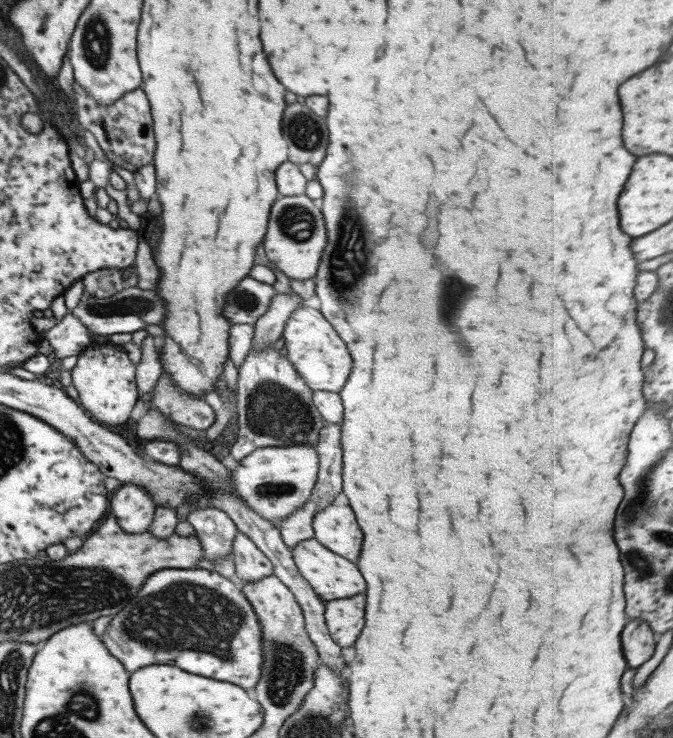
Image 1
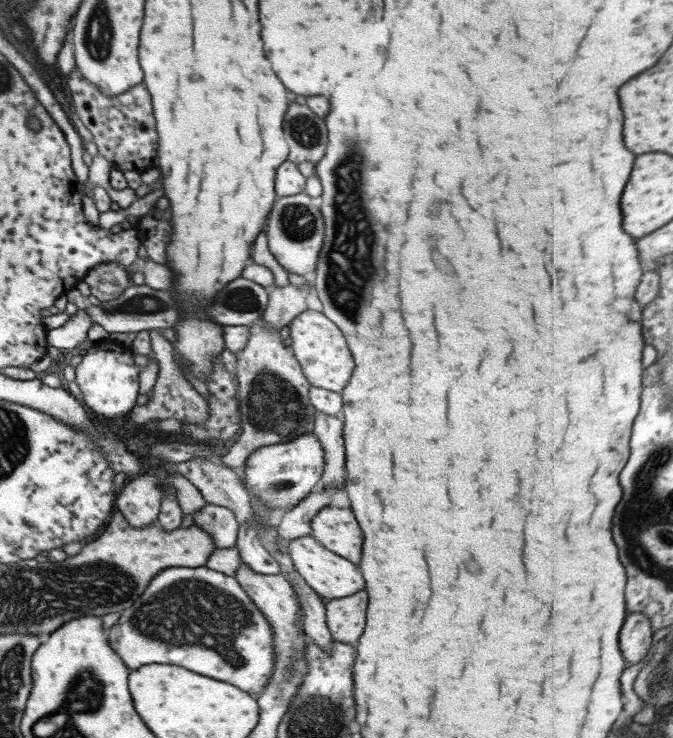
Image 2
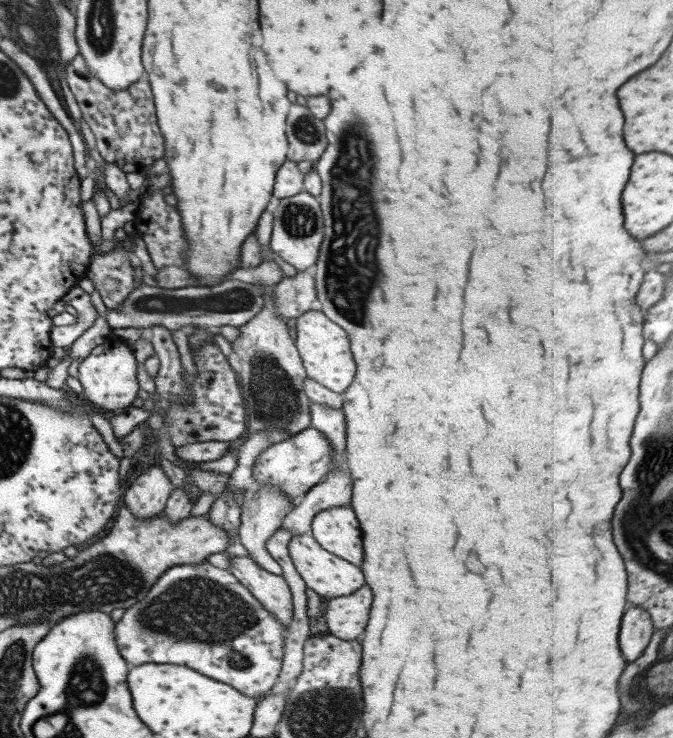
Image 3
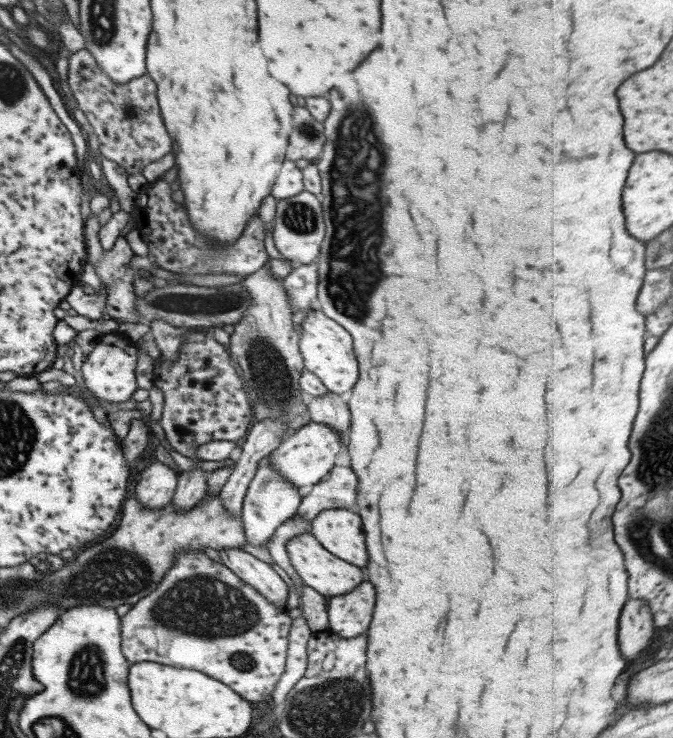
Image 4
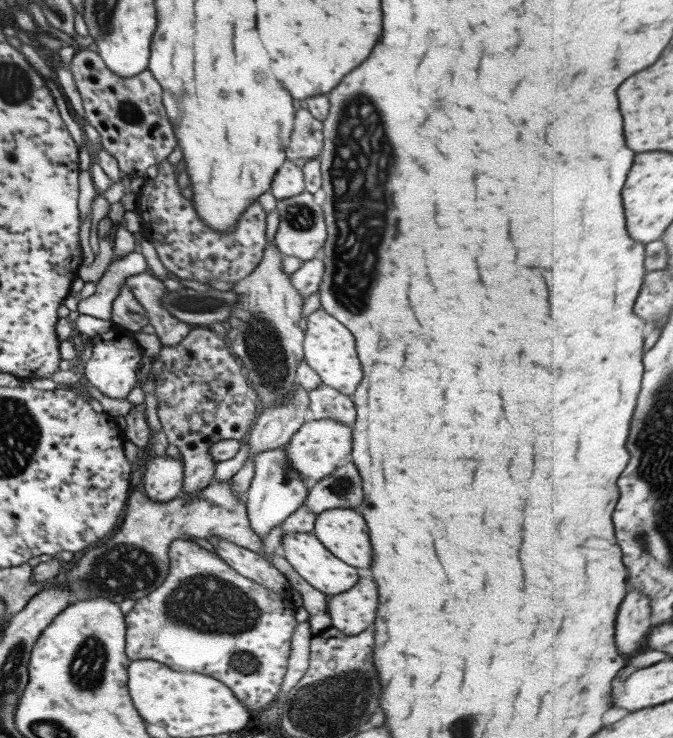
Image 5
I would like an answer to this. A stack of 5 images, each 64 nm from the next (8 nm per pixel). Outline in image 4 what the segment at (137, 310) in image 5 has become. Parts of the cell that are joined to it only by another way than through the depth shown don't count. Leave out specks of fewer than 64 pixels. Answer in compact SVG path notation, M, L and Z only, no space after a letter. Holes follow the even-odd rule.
M89 214L89 219L84 227L84 239L86 245L86 262L87 266L95 269L97 276L100 278L101 283L108 286L108 295L106 298L104 312L106 312L112 320L117 320L119 323L135 324L142 323L141 316L136 311L134 305L135 294L133 292L133 280L136 280L136 271L129 265L129 260L132 258L133 253L129 244L125 241L124 236L118 236L113 246L109 250L103 250L99 245L99 224L93 215Z

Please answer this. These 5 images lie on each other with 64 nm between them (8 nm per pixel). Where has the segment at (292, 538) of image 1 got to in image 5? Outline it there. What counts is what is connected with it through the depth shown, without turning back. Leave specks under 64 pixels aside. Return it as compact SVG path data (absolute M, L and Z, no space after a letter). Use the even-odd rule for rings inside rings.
M347 462L319 482L309 485L303 506L311 514L317 514L331 509L356 510L361 503L361 476L353 462Z

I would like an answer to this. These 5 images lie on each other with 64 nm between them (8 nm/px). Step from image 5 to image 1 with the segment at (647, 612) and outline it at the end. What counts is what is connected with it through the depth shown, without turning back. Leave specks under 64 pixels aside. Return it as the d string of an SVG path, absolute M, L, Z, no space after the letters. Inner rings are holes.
M630 619L623 634L625 636L622 642L630 668L637 669L647 660L651 660L657 646L657 633L646 620Z

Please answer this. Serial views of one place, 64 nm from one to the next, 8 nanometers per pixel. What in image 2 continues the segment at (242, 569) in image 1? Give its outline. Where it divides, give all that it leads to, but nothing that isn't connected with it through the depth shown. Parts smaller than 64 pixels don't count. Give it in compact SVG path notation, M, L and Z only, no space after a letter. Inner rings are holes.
M238 526L234 546L239 552L239 564L259 574L280 574L278 562L262 547L256 528Z

